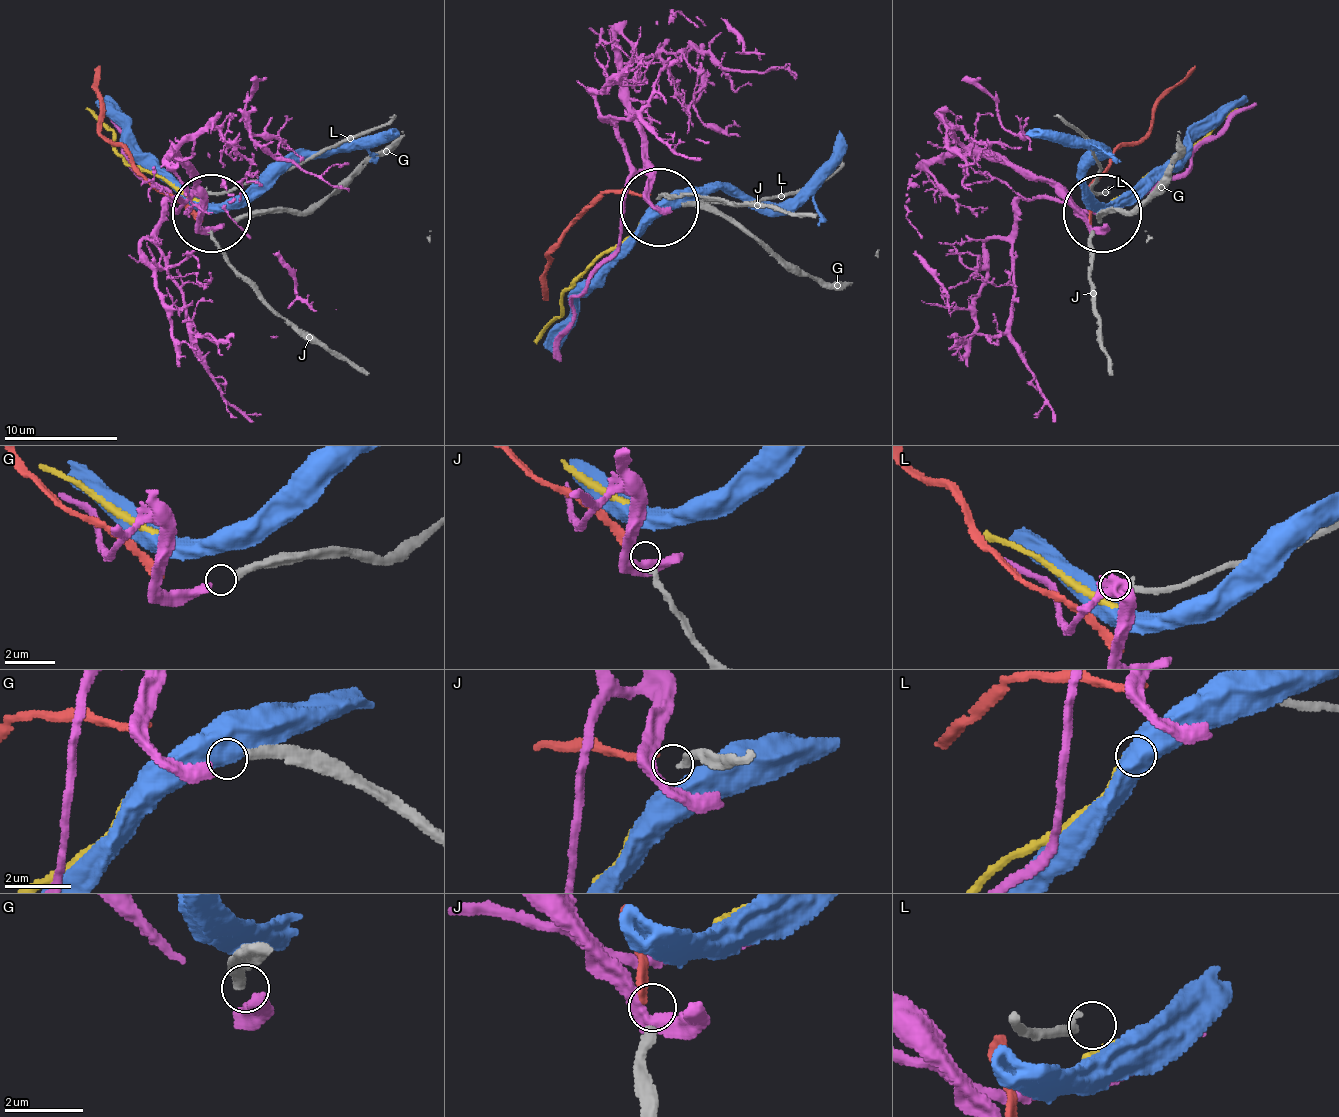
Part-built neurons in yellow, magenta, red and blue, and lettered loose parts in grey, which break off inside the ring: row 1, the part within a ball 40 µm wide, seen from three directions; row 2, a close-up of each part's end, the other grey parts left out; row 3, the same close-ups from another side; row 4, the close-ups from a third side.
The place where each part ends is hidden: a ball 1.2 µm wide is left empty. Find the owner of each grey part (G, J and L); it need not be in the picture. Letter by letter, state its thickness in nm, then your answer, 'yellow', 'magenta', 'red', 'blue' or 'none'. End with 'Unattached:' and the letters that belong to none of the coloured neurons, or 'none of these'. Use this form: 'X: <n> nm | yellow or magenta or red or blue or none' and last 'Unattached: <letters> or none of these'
G: 320 nm | magenta
J: 240 nm | red
L: 240 nm | none
Unattached: L

